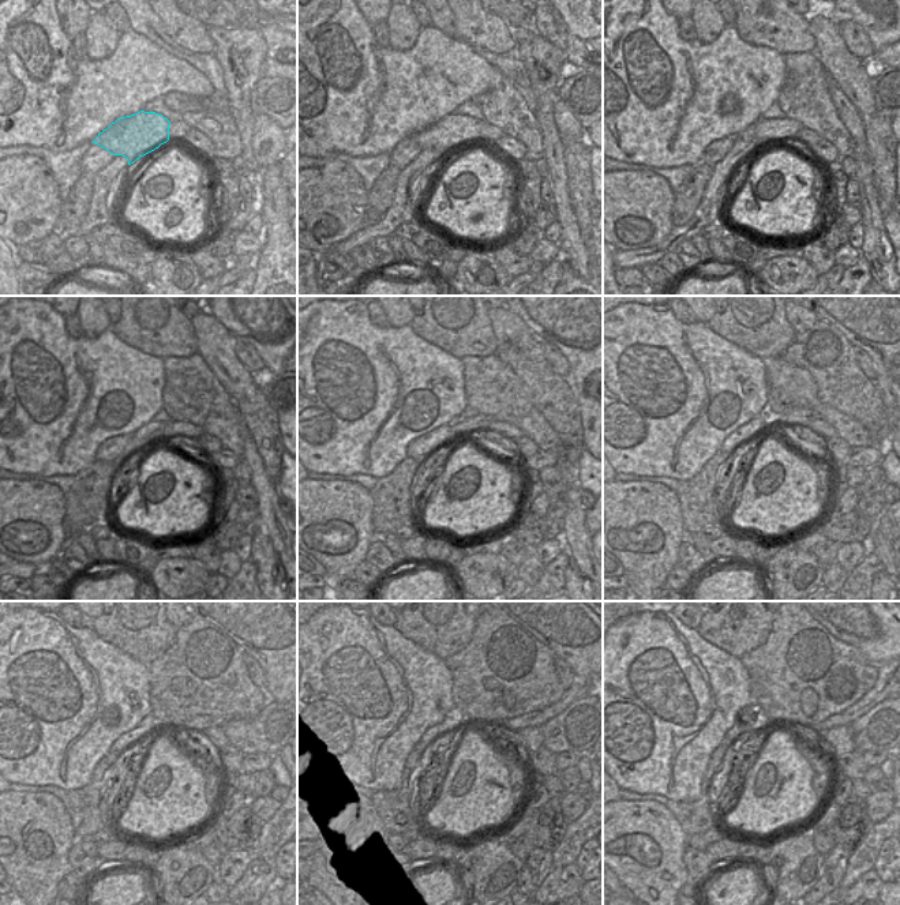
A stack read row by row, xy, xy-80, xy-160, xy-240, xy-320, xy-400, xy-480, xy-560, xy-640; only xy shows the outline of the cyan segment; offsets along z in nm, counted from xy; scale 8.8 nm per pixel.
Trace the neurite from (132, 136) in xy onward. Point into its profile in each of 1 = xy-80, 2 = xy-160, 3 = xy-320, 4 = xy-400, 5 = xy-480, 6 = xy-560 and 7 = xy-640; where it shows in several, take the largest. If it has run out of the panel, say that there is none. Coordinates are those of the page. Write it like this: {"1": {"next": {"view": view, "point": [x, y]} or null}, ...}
{"1": {"next": {"view": "xy-80", "point": [447, 134]}}, "2": {"next": {"view": "xy-160", "point": [762, 132]}}, "3": {"next": {"view": "xy-320", "point": [505, 430]}}, "4": {"next": {"view": "xy-400", "point": [818, 427]}}, "5": {"next": {"view": "xy-480", "point": [214, 735]}}, "6": {"next": {"view": "xy-560", "point": [532, 738]}}, "7": {"next": {"view": "xy-640", "point": [840, 738]}}}

